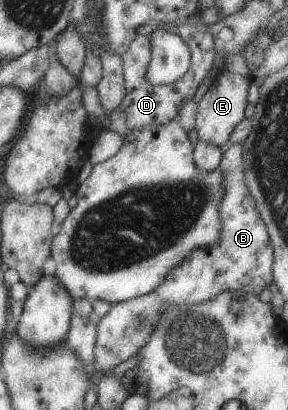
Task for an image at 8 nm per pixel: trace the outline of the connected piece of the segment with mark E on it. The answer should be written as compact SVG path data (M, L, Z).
M223 70L214 77L205 94L197 102L194 128L198 140L211 142L222 149L226 146L229 134L233 132L237 122L245 116L243 112L247 106L249 80L241 75L230 74Z

